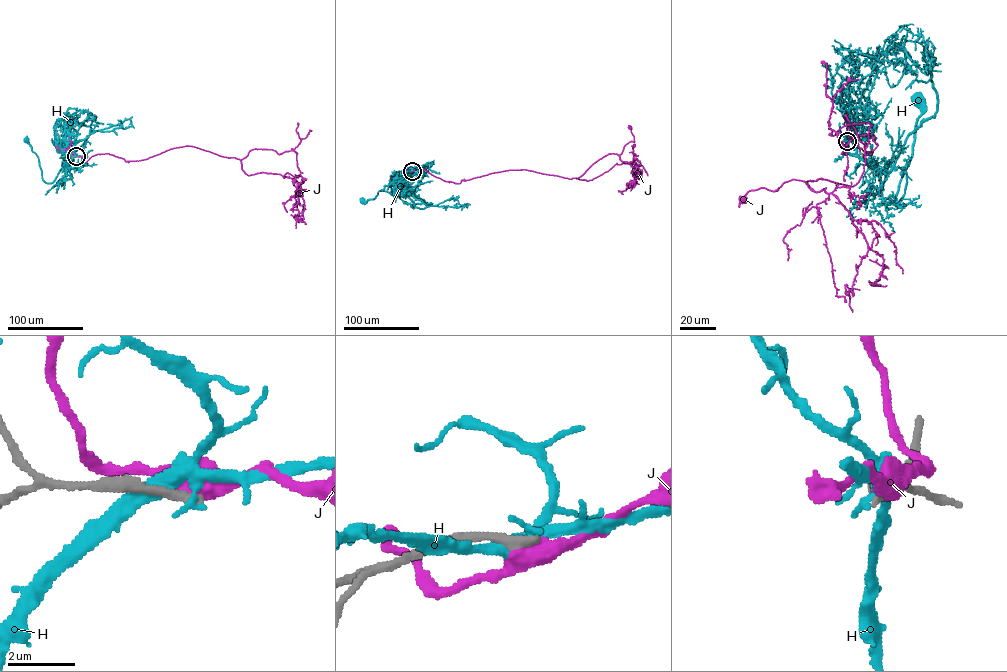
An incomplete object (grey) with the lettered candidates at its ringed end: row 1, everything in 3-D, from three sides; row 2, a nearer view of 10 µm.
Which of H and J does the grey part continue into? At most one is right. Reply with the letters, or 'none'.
none

